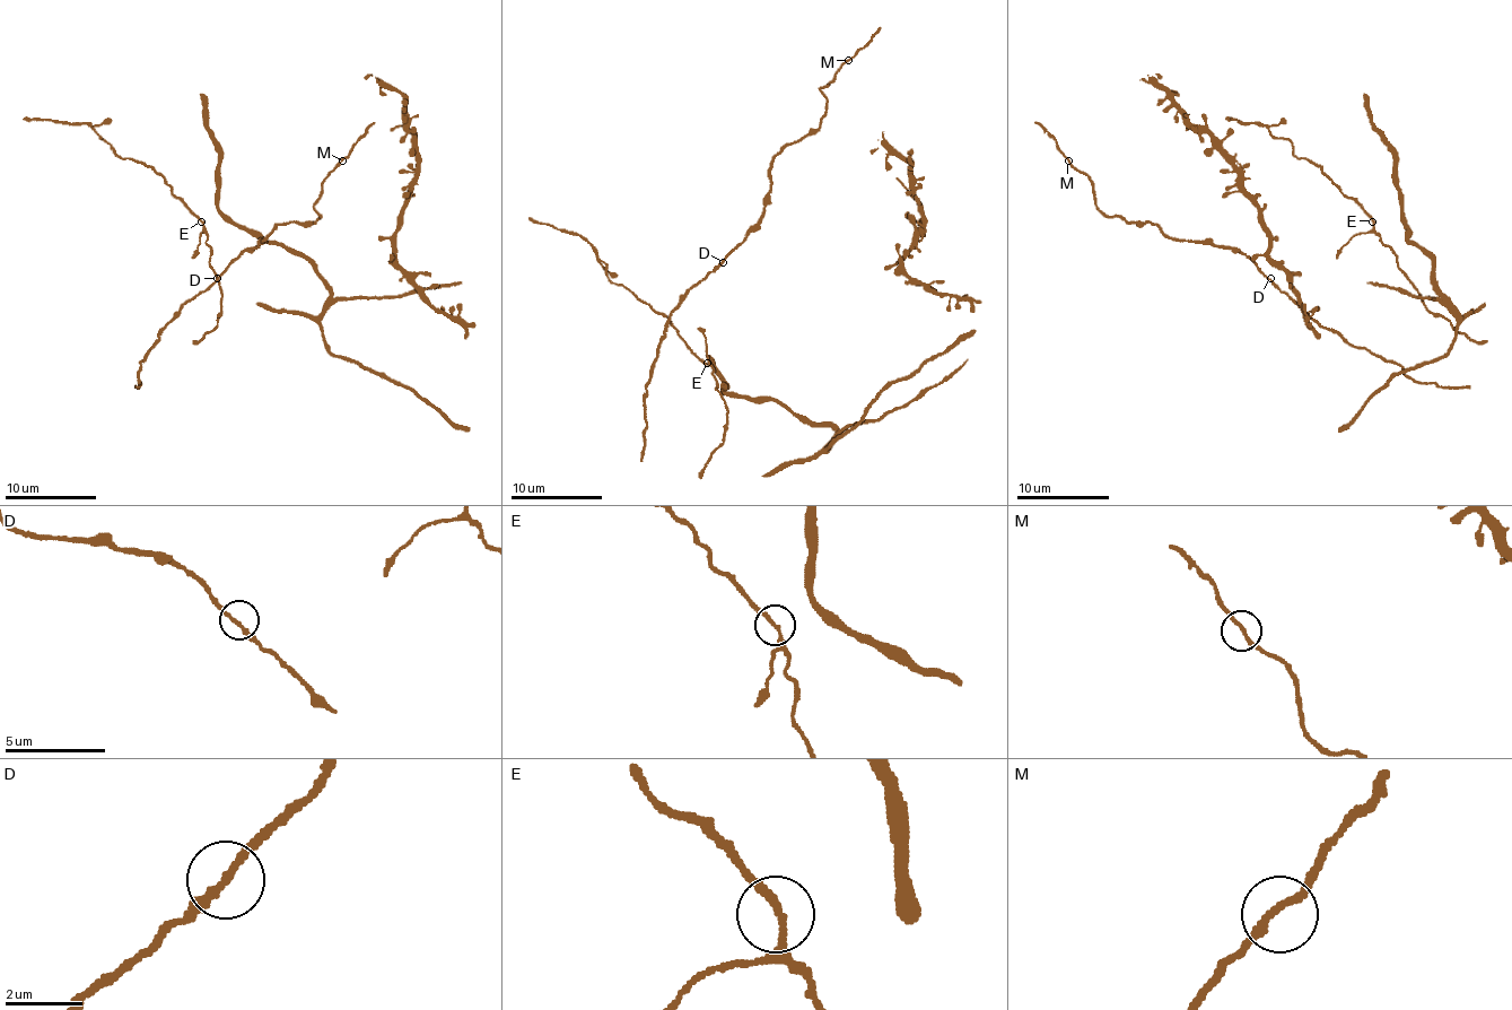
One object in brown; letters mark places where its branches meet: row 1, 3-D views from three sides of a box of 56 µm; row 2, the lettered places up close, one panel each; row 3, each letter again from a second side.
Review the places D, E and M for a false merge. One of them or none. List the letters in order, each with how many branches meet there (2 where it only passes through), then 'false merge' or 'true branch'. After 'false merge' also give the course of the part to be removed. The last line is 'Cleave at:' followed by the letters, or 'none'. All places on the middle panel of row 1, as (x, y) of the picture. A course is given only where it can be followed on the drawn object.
D: branches 2; true branch
E: branches 2; true branch
M: branches 2; true branch
Cleave at: none

